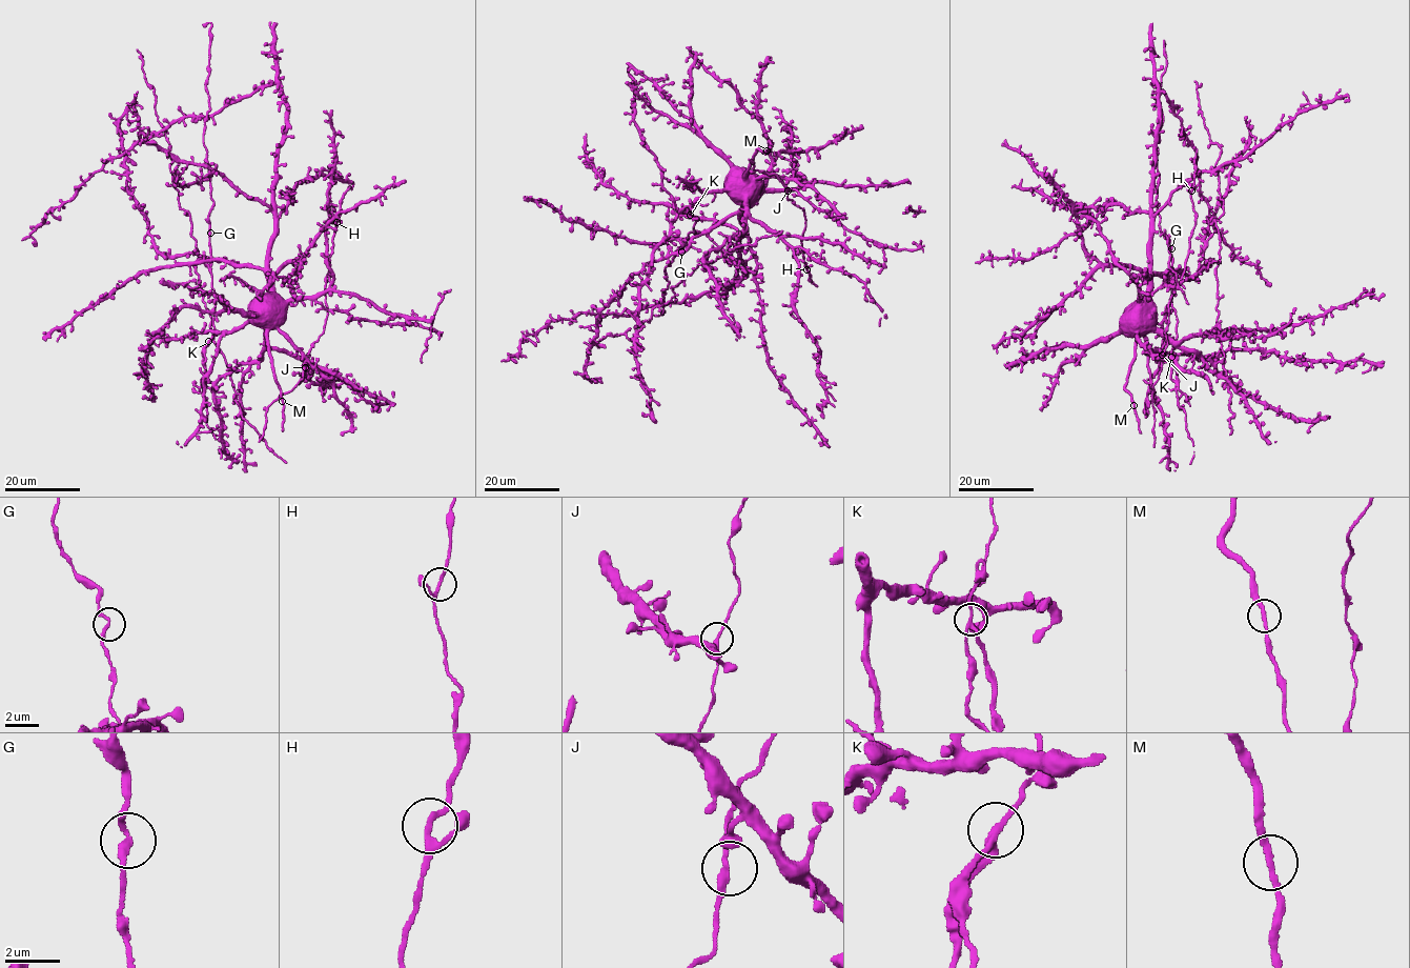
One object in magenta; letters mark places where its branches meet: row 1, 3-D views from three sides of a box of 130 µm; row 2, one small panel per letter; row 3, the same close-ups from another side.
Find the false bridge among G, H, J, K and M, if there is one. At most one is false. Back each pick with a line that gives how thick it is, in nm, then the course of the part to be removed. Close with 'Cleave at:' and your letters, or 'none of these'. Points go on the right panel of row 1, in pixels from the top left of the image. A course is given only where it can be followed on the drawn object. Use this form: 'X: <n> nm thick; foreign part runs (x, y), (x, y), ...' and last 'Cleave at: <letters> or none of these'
K: 200 nm thick; foreign part runs (1171, 357), (1178, 388), (1187, 401), (1188, 396)
Cleave at: K

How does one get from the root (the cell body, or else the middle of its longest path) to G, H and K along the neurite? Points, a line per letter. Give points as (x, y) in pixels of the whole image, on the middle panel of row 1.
G: (734, 177), (734, 183), (743, 200), (741, 208), (698, 233), (682, 246), (681, 251)
H: (734, 177), (743, 170), (756, 178), (787, 180), (788, 200), (802, 208), (805, 218), (800, 243), (806, 269)
K: (734, 177), (741, 208), (698, 233), (688, 246), (686, 237), (694, 232), (695, 220), (691, 215)

